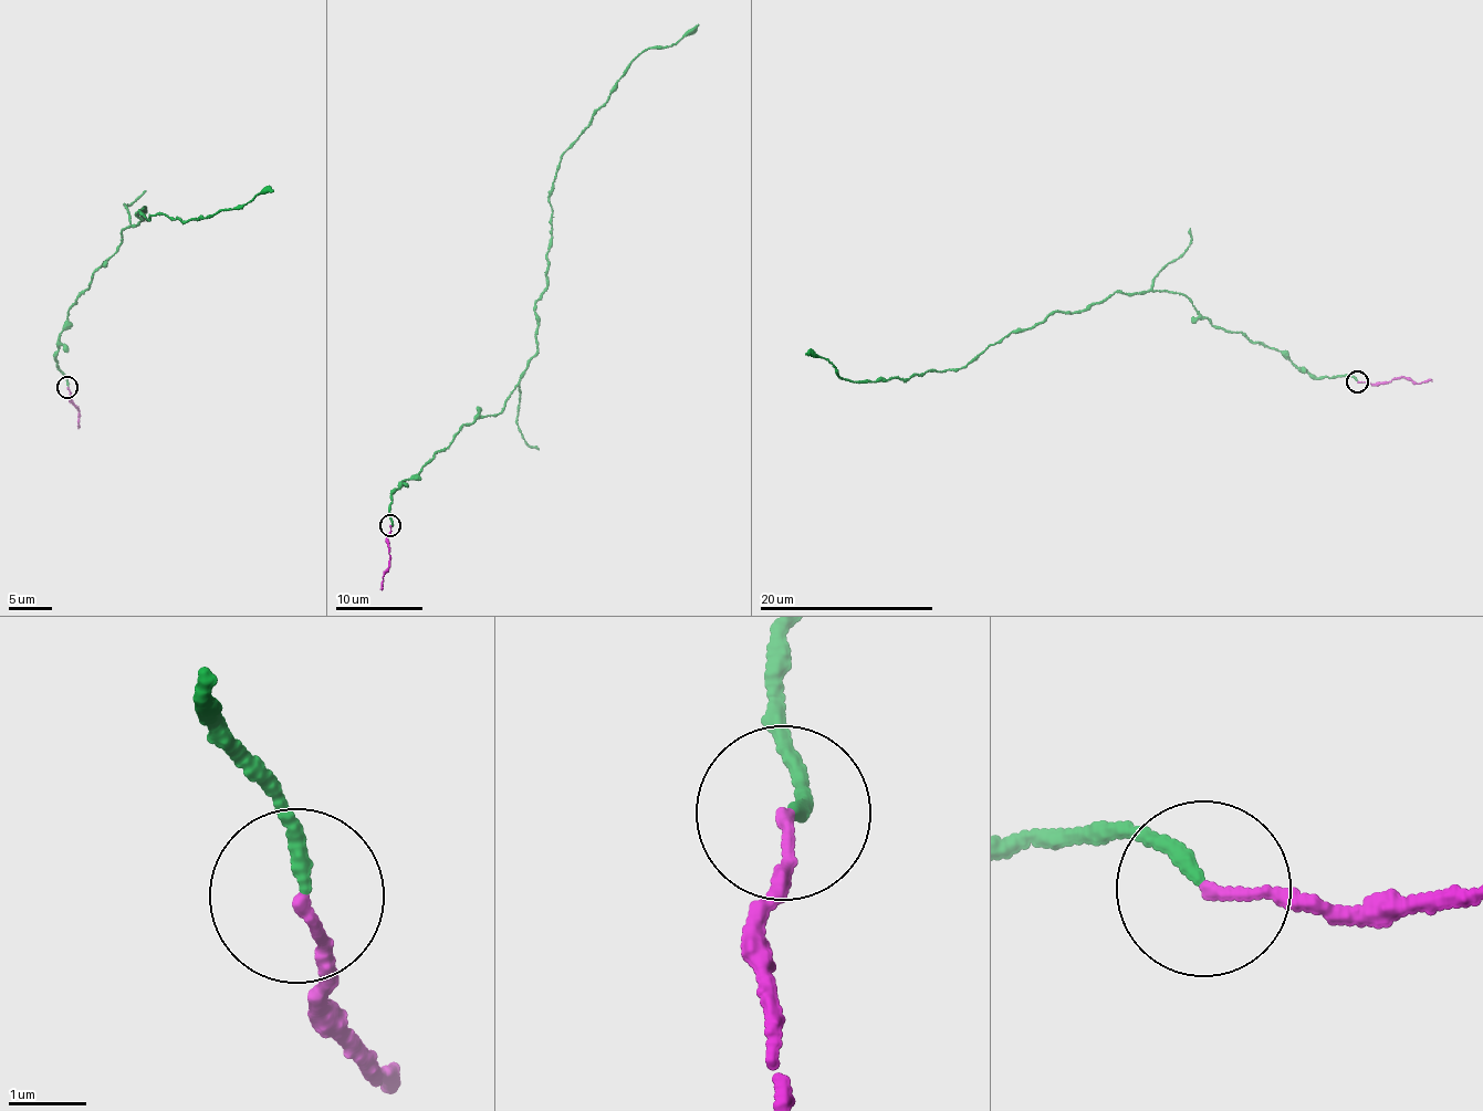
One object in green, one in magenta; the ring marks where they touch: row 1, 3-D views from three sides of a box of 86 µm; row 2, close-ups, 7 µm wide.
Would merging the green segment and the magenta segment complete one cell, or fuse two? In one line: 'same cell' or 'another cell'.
same cell

